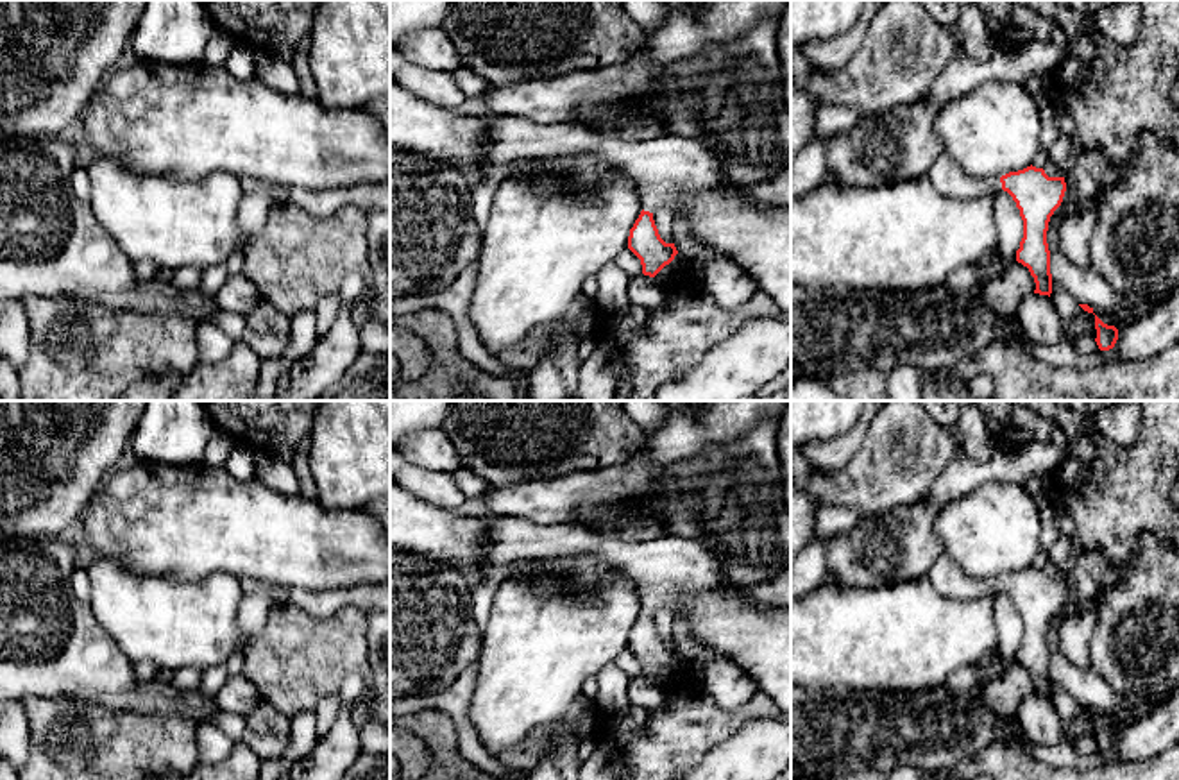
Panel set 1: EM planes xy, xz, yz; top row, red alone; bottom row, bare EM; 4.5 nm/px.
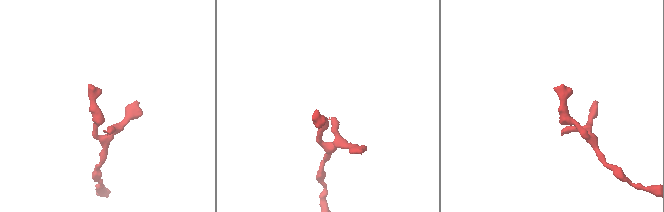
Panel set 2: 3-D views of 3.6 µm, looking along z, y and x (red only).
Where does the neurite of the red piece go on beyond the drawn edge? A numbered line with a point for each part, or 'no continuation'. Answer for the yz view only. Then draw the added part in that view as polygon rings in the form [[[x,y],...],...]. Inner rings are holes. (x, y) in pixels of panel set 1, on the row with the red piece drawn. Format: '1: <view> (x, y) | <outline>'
1: yz (947, 176) | [[[946,152],[934,161],[927,177],[934,184],[936,191],[948,199],[975,199],[1002,191],[1000,179],[973,179]]]

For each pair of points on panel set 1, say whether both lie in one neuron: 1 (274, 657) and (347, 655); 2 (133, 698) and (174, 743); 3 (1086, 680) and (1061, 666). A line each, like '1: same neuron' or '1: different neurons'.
1: same neuron
2: different neurons
3: same neuron

